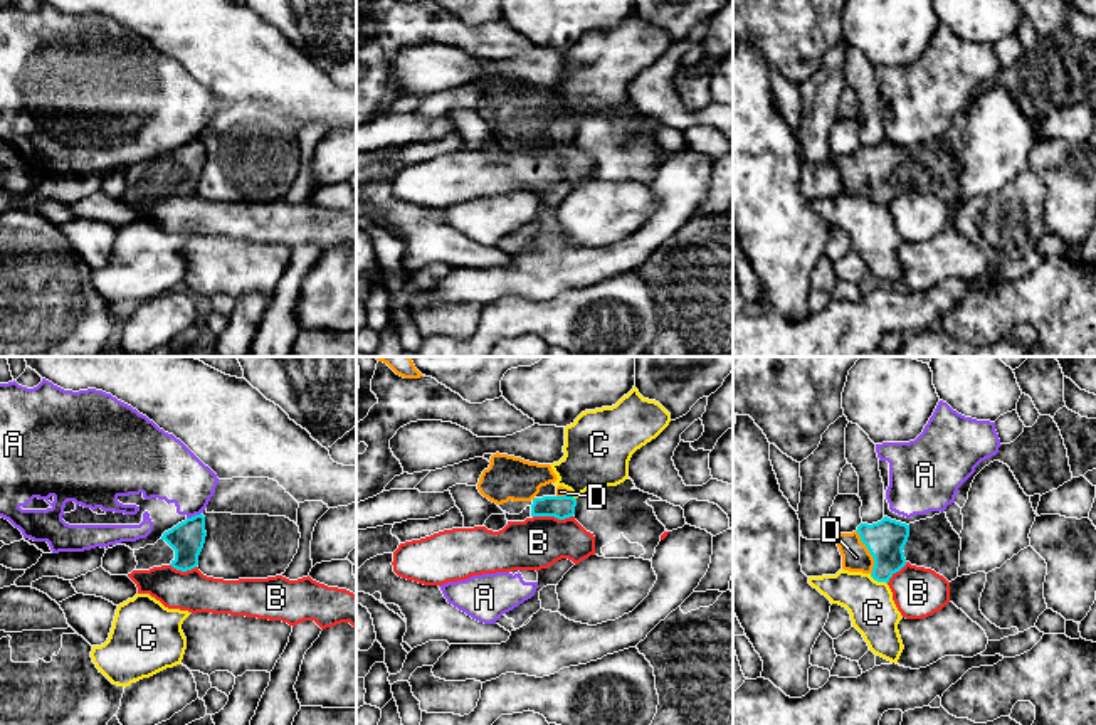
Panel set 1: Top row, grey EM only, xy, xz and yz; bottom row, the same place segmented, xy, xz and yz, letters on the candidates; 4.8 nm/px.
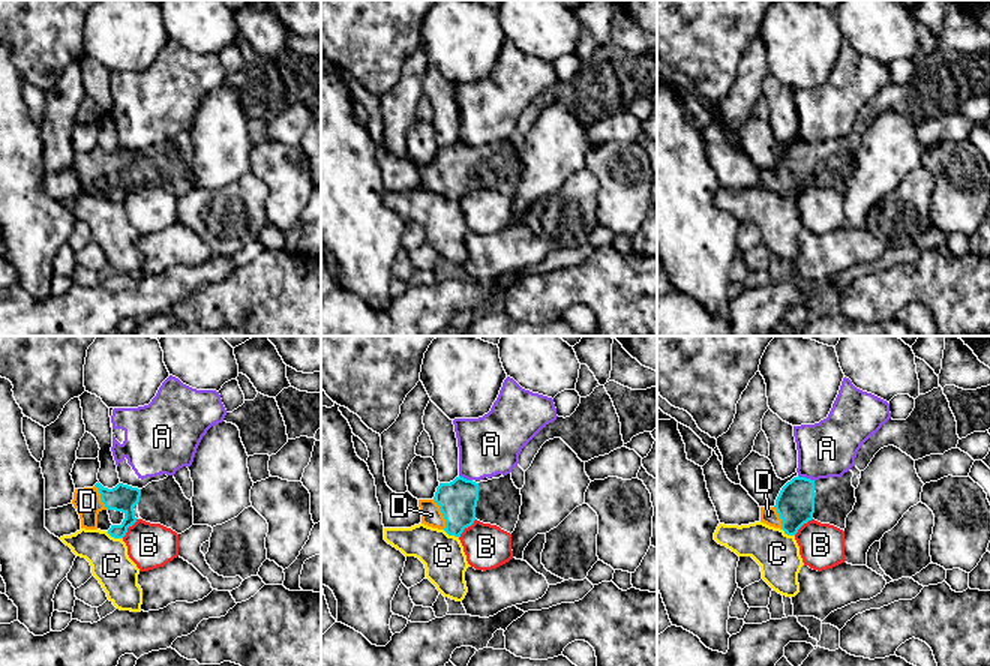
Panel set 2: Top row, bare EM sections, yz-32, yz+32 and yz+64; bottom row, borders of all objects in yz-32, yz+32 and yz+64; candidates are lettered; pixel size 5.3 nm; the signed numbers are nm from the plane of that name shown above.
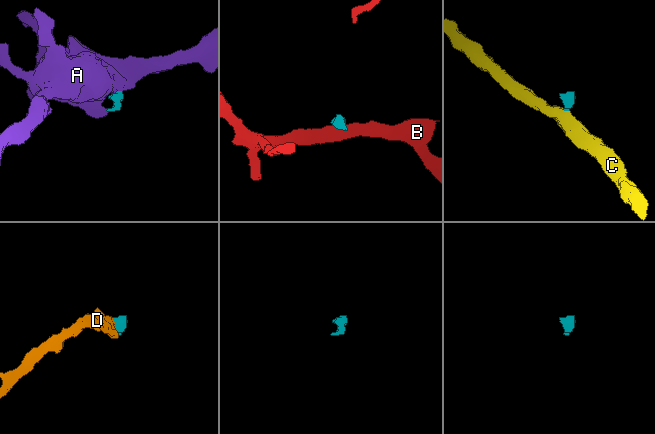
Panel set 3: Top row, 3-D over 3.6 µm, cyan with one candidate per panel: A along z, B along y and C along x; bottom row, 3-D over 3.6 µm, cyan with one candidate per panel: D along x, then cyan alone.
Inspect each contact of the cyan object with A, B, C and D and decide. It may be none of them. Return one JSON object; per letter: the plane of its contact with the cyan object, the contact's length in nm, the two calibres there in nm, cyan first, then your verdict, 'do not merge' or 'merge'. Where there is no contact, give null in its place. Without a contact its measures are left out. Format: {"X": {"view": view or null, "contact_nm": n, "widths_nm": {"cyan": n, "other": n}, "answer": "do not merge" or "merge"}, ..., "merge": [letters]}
{"A": {"view": "xy", "contact_nm": 80, "widths_nm": {"cyan": 170, "other": 280}, "answer": "do not merge"}, "B": {"view": "xz", "contact_nm": 190, "widths_nm": {"cyan": 110, "other": 240}, "answer": "do not merge"}, "C": {"view": "yz", "contact_nm": 100, "widths_nm": {"cyan": 190, "other": 220}, "answer": "do not merge"}, "D": {"view": "yz", "contact_nm": 220, "widths_nm": {"cyan": 190, "other": 140}, "answer": "merge"}, "merge": ["D"]}

